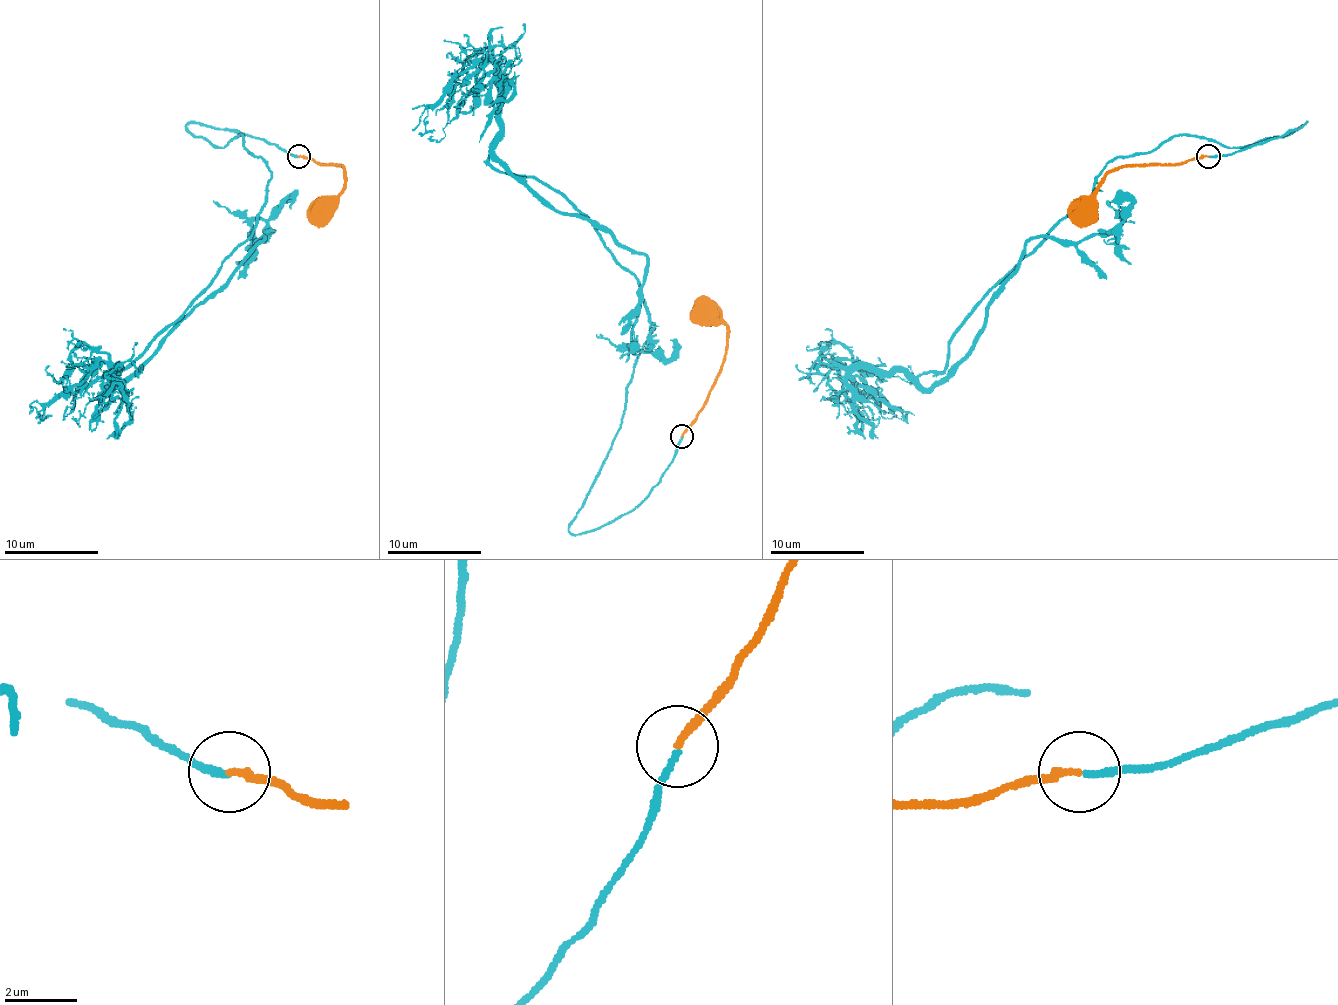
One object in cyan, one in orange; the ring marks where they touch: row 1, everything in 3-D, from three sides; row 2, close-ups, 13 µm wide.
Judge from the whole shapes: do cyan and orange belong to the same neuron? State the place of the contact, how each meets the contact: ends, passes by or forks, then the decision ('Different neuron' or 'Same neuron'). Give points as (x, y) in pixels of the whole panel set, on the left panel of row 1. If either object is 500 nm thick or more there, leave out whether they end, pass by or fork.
Place: (299, 156). At the ring cyan ends. At the ring orange ends. Same neuron

